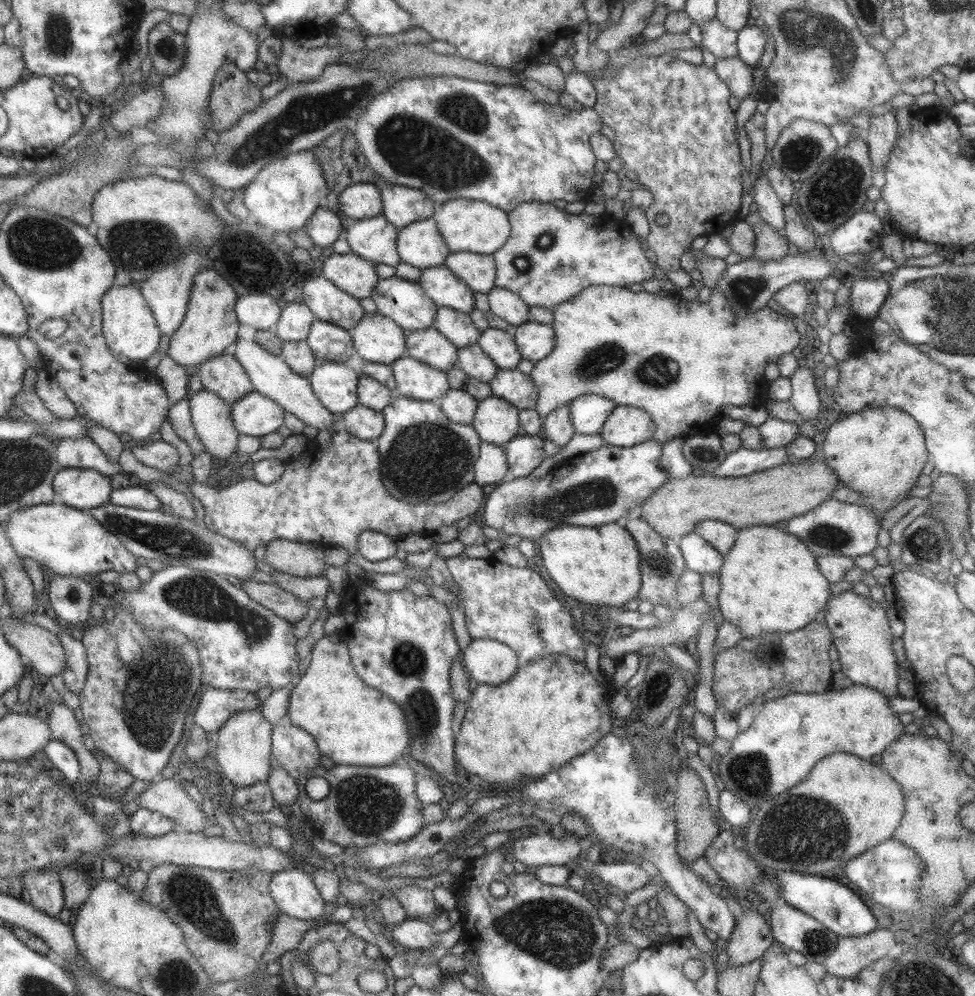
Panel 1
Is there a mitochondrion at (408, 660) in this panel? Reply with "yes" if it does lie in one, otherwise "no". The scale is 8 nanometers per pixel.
yes

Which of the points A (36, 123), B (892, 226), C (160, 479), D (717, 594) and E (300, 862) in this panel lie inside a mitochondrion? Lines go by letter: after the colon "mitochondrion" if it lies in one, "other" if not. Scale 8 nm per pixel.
A: other
B: other
C: other
D: other
E: other

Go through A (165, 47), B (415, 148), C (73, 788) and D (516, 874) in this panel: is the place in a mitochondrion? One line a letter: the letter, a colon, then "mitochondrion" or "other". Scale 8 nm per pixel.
A: mitochondrion
B: mitochondrion
C: other
D: other

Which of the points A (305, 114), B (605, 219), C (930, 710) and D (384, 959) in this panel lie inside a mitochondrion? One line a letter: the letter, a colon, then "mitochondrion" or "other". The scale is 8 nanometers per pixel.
A: mitochondrion
B: other
C: other
D: other

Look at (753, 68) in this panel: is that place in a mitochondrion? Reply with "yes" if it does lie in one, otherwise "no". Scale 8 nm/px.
no

